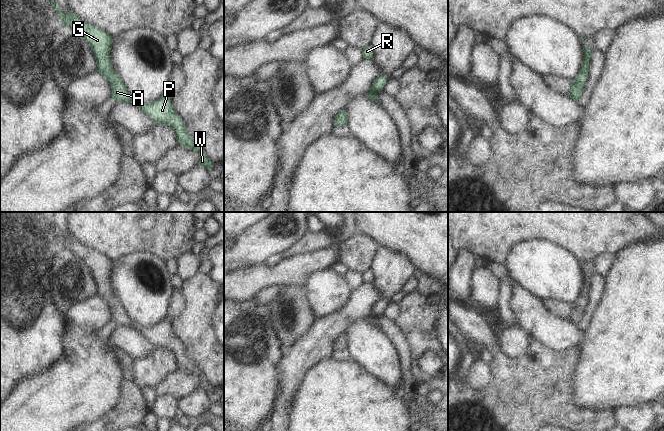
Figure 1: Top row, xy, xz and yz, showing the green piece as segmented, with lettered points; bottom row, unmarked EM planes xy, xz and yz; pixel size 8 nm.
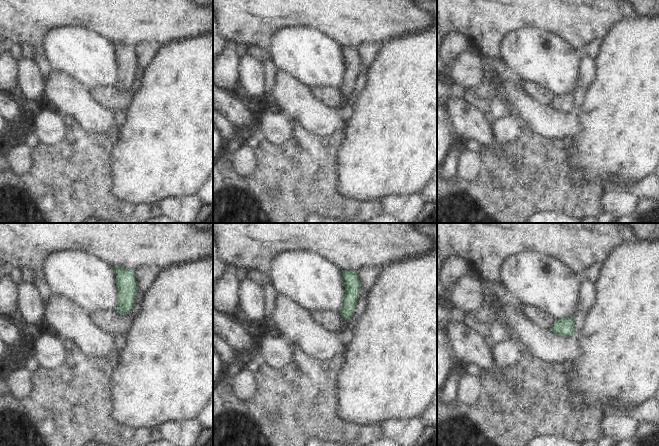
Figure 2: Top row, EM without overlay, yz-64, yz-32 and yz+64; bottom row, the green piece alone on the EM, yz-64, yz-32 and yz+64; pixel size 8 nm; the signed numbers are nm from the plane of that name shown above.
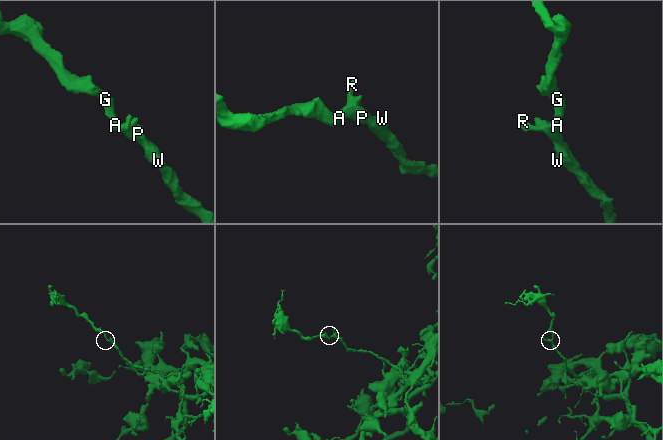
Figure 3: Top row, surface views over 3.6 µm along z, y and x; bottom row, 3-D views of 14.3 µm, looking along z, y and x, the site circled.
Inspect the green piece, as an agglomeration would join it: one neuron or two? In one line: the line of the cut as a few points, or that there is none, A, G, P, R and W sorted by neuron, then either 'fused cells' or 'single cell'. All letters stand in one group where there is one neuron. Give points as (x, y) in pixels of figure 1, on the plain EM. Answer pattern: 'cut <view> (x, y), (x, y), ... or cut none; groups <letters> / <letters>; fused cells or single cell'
cut none; groups A G P R W; single cell

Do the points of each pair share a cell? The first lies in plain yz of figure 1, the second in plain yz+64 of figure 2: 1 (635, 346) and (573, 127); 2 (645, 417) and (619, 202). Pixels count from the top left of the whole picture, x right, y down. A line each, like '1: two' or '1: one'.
1: two
2: one

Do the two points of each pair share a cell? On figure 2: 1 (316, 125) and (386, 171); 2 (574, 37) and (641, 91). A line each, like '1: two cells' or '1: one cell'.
1: two cells
2: two cells

